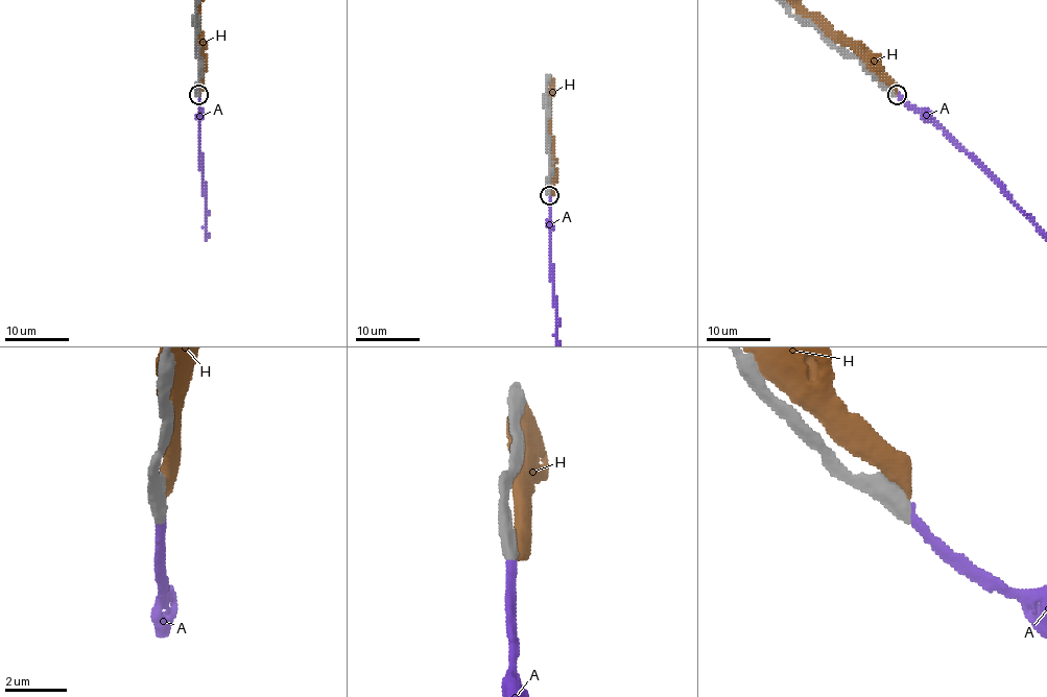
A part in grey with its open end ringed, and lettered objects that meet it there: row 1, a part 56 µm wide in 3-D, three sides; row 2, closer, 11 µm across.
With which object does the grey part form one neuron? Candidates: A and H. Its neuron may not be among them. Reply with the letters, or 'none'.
A

